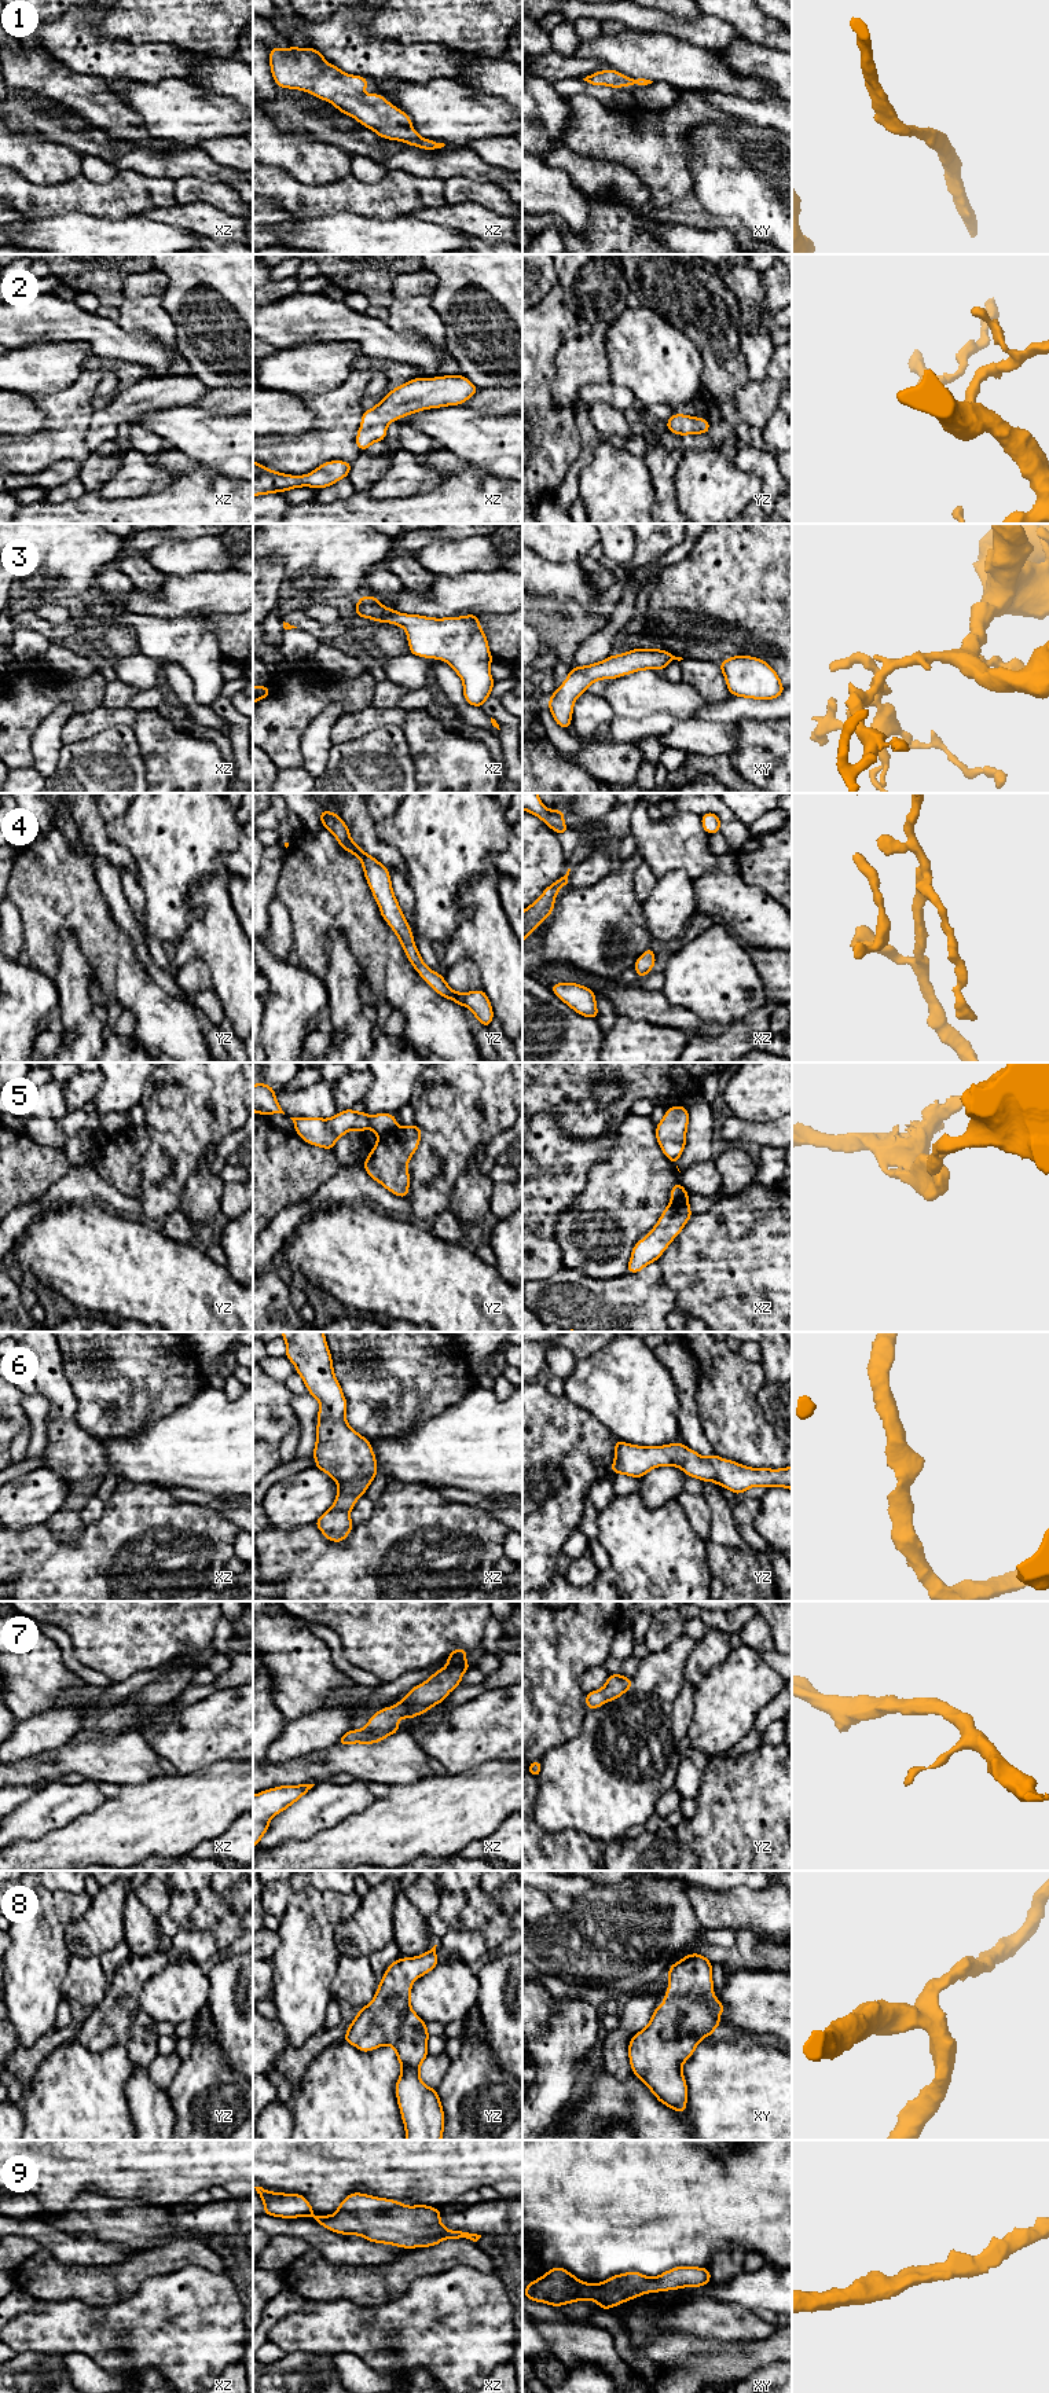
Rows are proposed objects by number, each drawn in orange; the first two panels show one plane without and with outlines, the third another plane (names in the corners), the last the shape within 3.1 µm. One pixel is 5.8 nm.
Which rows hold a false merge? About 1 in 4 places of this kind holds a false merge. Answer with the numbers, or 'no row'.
5

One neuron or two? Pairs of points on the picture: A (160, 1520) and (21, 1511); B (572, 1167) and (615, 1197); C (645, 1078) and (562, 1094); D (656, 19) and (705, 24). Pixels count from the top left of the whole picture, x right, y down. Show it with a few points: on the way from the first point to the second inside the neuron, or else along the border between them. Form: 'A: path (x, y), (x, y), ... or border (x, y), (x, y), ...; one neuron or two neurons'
A: border (44, 1523), (14, 1531); two neurons
B: border (609, 1155), (590, 1170), (584, 1189), (569, 1206); two neurons
C: path (627, 1098), (612, 1114), (583, 1112); one neuron
D: path (668, 25), (677, 29), (693, 29); one neuron

